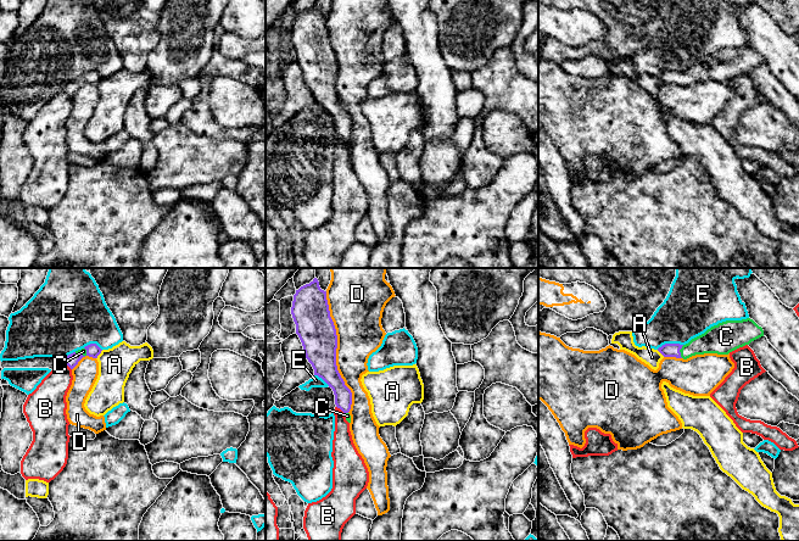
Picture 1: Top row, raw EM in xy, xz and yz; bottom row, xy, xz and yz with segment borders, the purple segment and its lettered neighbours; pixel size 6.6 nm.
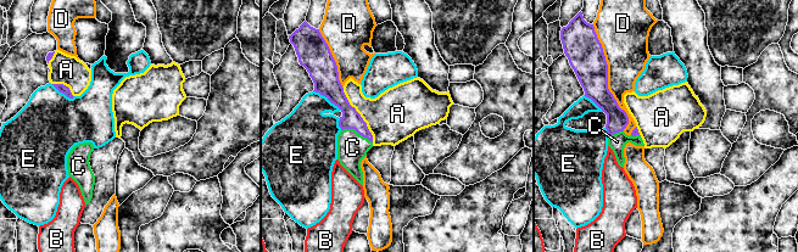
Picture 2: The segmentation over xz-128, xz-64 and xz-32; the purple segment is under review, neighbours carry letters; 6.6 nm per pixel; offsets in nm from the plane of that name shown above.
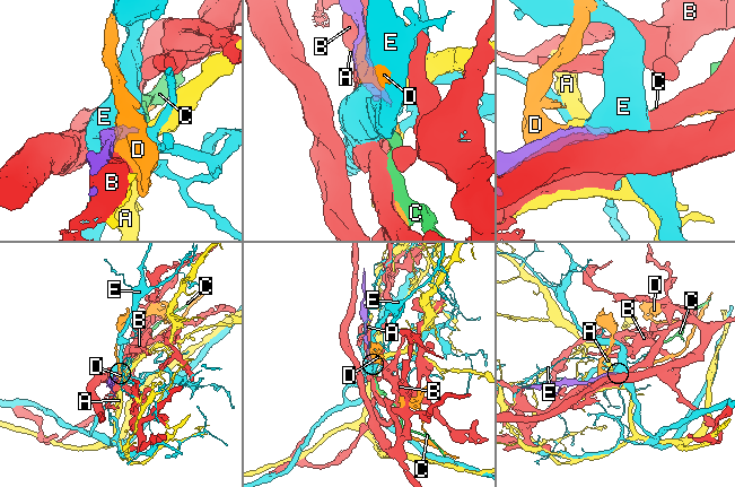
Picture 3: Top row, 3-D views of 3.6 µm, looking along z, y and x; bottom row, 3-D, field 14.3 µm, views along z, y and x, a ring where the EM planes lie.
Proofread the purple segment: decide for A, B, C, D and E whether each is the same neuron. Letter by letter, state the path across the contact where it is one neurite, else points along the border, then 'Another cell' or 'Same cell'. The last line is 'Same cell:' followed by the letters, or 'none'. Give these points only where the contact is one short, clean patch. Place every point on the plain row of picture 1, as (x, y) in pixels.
A: Another cell
B: Another cell
C: Path across: yz (669, 77), (679, 78), (687, 78), (714, 67). Same cell
D: Another cell
E: Another cell
Same cell: C

